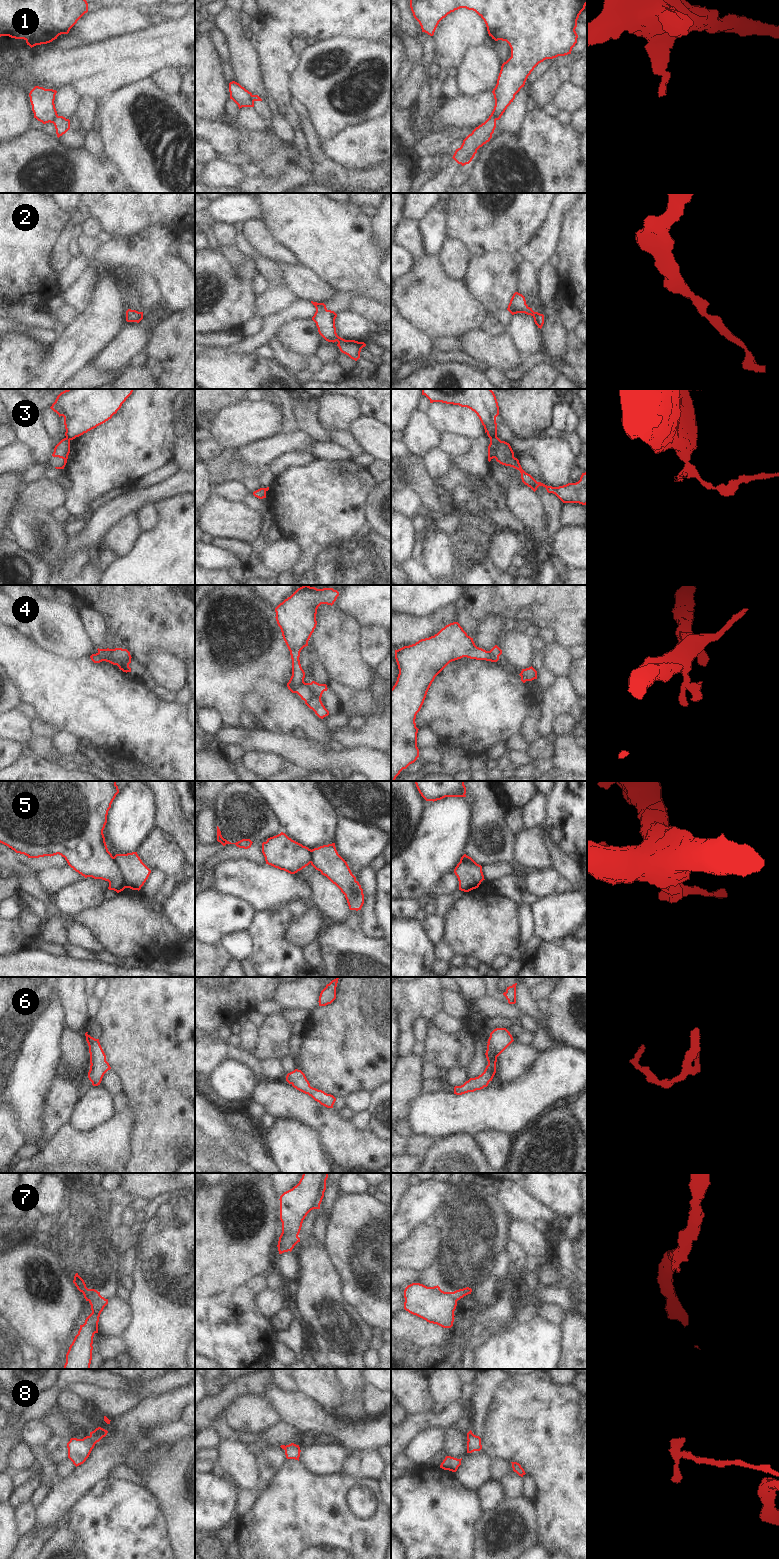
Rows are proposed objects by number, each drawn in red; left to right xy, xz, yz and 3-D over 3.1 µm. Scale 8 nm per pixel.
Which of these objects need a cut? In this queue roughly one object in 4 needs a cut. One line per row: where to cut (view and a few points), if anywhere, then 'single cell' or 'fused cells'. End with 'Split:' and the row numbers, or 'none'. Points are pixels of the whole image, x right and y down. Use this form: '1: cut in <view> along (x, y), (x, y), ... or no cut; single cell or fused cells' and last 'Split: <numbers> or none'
1: cut in xy along (57, 115), (53, 123); fused cells
2: no cut; single cell
3: cut in yz along (496, 436), (490, 439); fused cells
4: cut in xz along (304, 682), (297, 685), (293, 692); fused cells
5: cut in xy along (113, 857), (122, 873), (125, 887); fused cells
6: no cut; single cell
7: cut in xz along (282, 1230), (297, 1237); fused cells
8: no cut; single cell
Split: 1, 3, 4, 5, 7

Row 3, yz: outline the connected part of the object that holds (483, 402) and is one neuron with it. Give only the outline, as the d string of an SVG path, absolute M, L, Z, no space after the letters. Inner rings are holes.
M422 389L422 395L425 395L430 403L442 402L471 409L479 417L488 437L490 439L497 437L496 417L499 415L499 406L491 389Z

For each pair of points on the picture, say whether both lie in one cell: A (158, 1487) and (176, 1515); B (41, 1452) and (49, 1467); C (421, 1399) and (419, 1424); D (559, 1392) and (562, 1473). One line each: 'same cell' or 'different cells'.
A: same cell
B: same cell
C: different cells
D: same cell

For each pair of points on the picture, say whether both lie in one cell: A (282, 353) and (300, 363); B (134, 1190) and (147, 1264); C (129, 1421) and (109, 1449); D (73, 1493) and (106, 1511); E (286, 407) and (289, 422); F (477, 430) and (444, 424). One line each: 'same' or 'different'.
A: same
B: different
C: same
D: different
E: same
F: same

